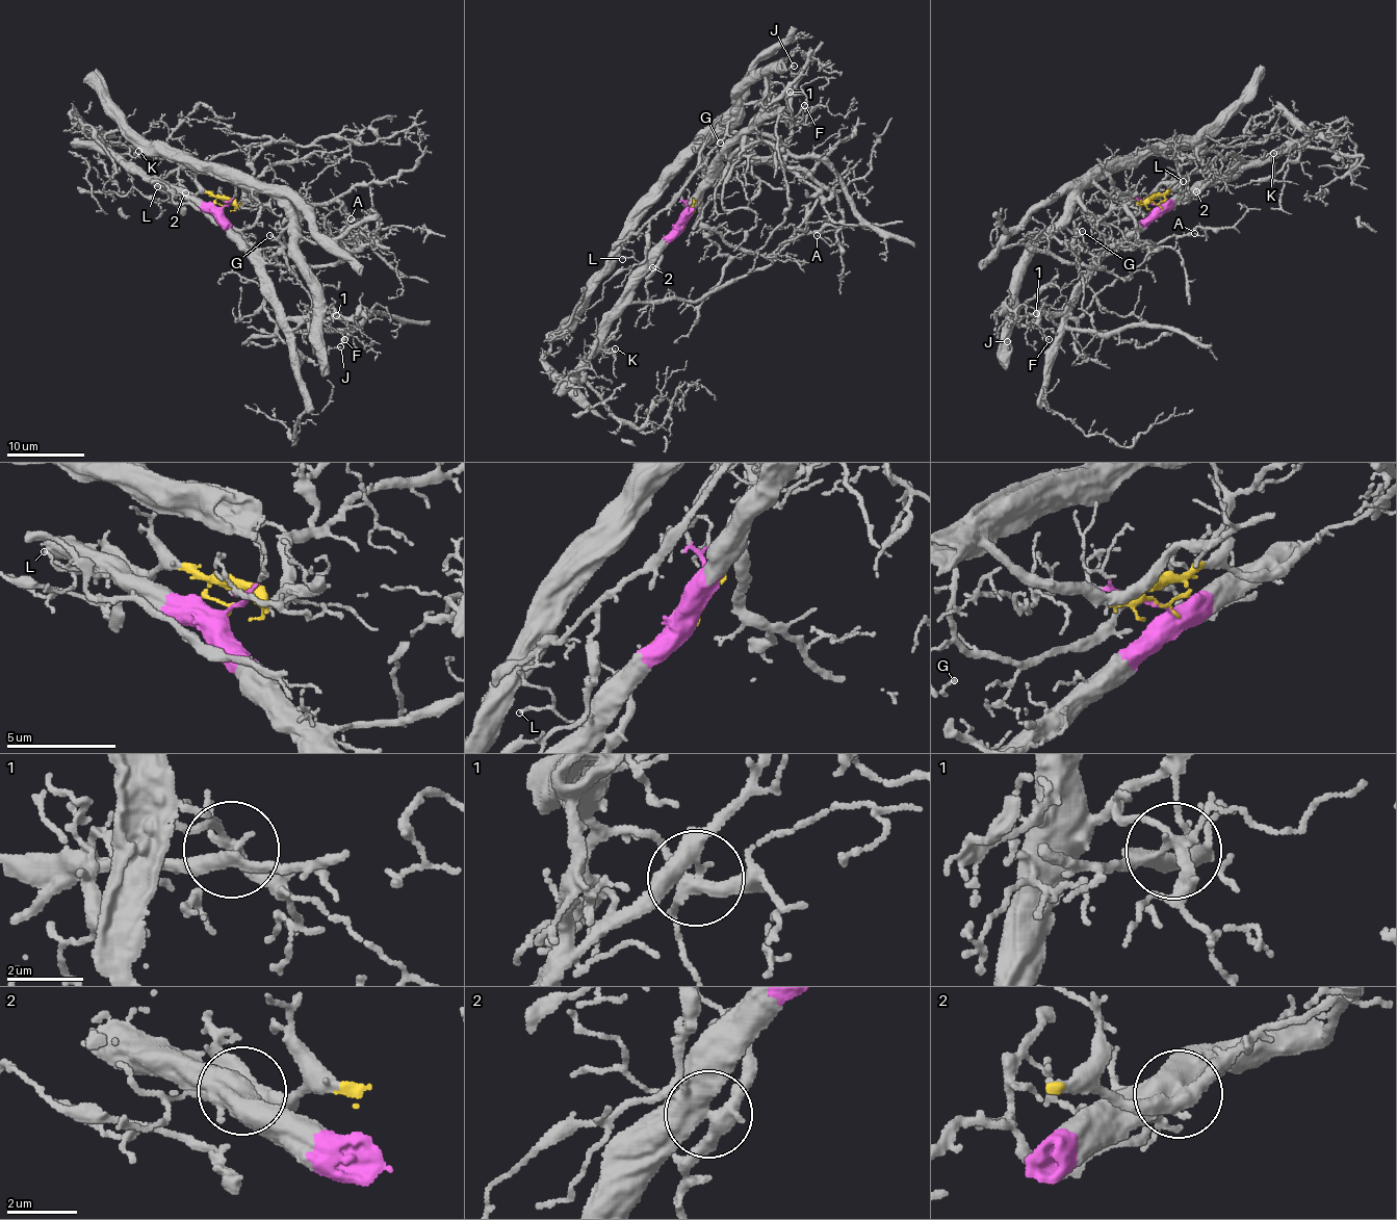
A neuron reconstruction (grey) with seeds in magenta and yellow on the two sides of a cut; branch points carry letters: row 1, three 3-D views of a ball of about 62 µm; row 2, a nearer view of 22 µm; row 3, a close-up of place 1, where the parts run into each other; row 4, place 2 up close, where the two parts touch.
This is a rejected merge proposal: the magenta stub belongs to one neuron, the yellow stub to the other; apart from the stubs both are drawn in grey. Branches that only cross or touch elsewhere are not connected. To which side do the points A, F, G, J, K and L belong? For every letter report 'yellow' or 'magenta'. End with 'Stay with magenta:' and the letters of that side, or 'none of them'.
A: magenta
F: yellow
G: yellow
J: yellow
K: magenta
L: magenta
Stay with magenta: A, K, L

